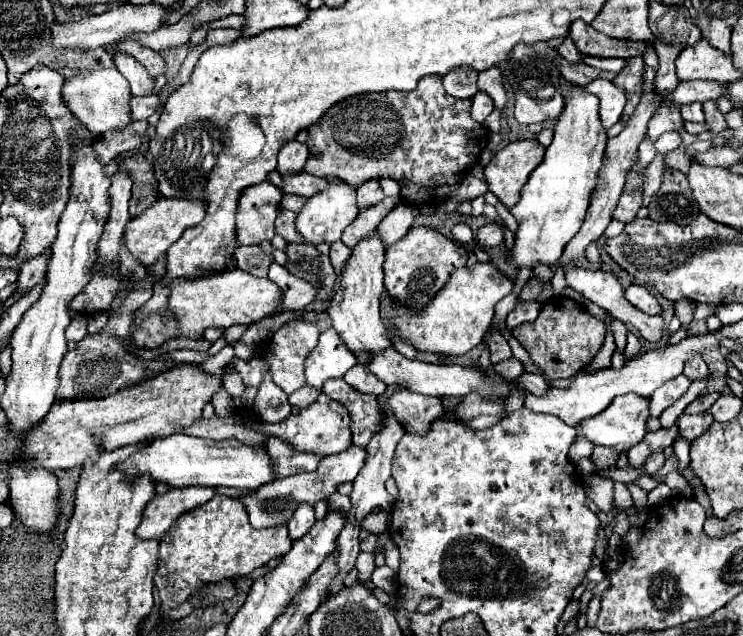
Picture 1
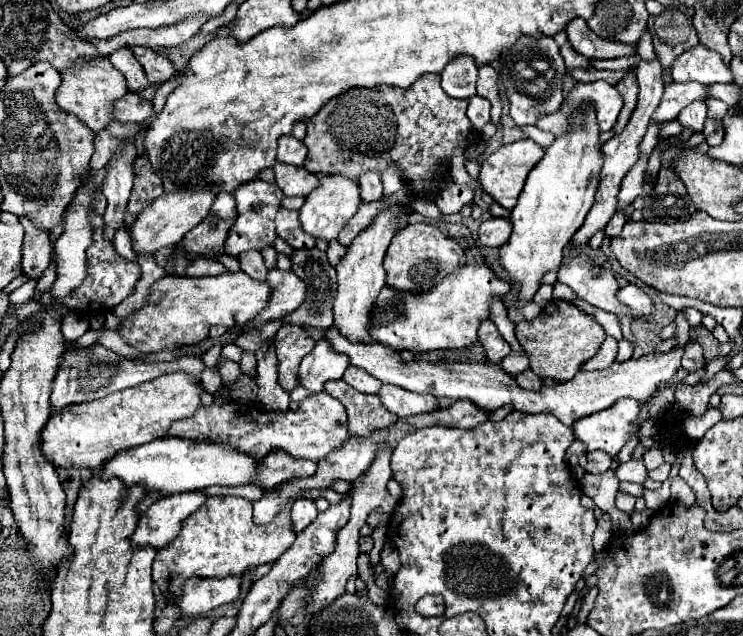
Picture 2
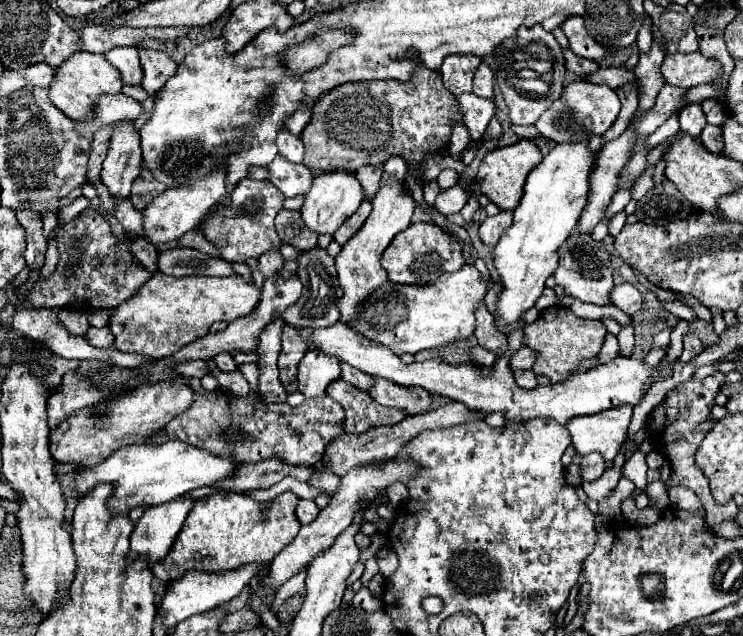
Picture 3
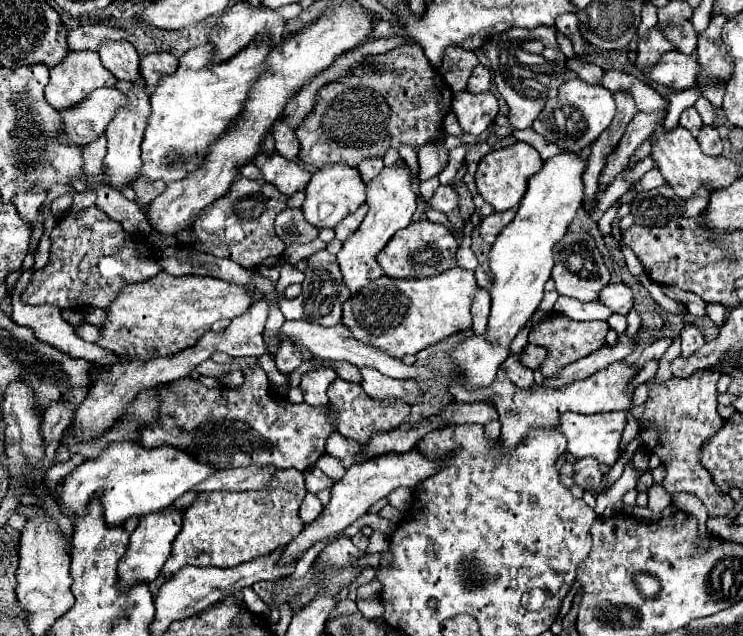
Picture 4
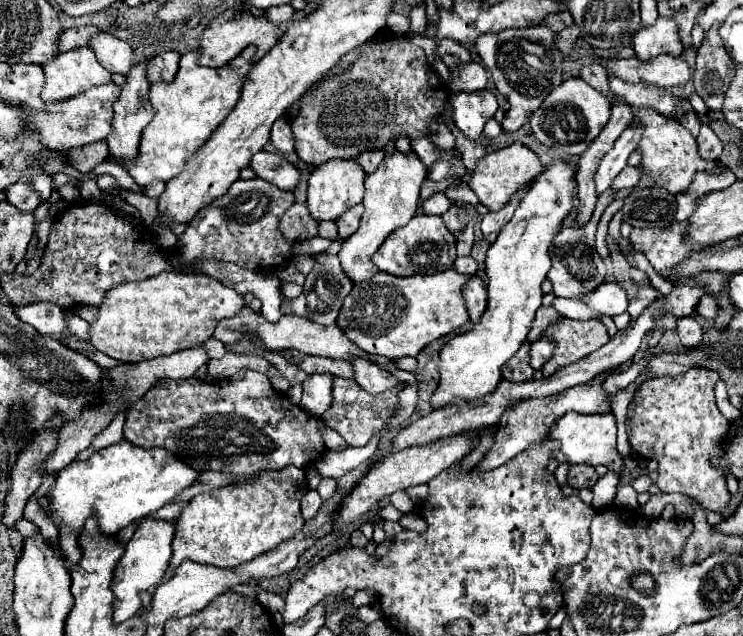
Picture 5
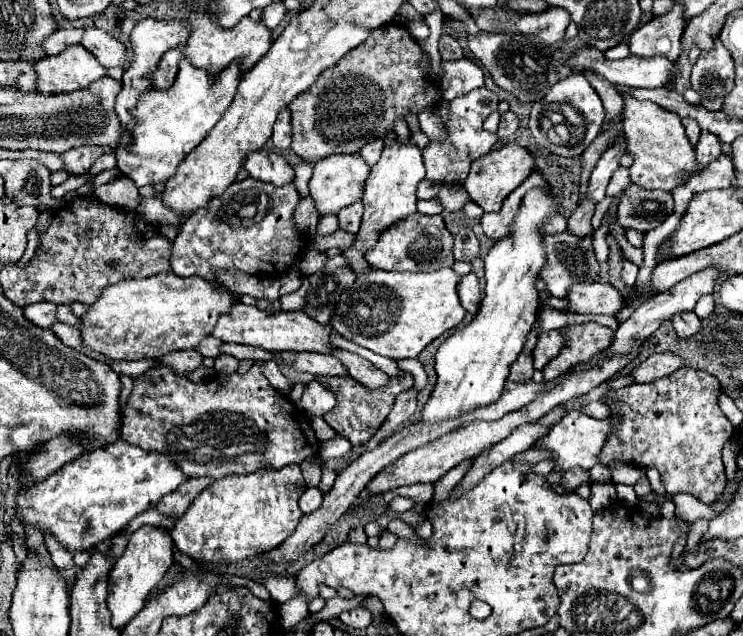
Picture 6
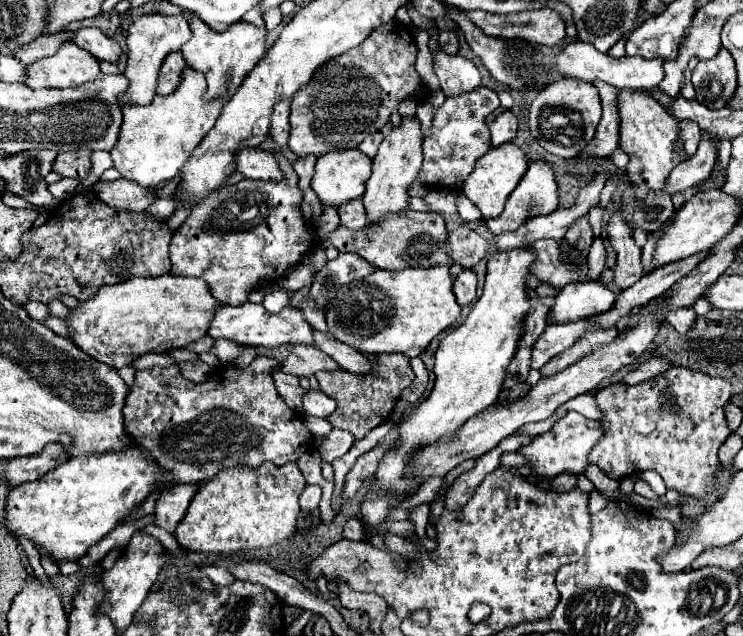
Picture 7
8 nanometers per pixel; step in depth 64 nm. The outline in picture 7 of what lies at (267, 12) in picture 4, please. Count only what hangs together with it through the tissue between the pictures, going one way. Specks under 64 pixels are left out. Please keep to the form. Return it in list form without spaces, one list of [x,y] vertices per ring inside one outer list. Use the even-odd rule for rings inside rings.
[[[192,16],[190,28],[192,28],[192,38],[182,46],[182,54],[184,54],[184,60],[188,62],[188,66],[194,68],[196,72],[204,74],[204,78],[208,80],[208,90],[204,94],[204,100],[208,102],[208,100],[216,100],[220,96],[232,96],[234,90],[244,82],[244,78],[250,74],[250,70],[264,56],[266,34],[248,22],[236,22],[228,30],[218,34],[212,28],[208,28],[198,16]]]

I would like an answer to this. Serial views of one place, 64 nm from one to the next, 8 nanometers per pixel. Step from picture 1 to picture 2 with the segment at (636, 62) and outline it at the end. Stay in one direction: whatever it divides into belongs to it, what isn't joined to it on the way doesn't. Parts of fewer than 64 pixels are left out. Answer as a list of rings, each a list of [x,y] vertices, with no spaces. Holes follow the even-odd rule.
[[[630,70],[630,72],[628,72],[628,76],[626,76],[622,82],[618,82],[618,84],[616,84],[616,90],[620,92],[620,96],[622,96],[622,100],[624,100],[624,108],[622,108],[620,116],[618,116],[618,120],[616,120],[616,126],[612,128],[612,132],[614,132],[614,134],[620,134],[620,132],[624,130],[624,126],[628,124],[632,110],[636,108],[638,84],[636,84],[634,70]]]

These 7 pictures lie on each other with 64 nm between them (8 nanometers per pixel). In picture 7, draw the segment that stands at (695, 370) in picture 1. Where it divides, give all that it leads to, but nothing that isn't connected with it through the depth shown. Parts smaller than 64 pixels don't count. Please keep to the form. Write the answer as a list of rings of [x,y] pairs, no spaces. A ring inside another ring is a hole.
[[[680,308],[680,310],[670,310],[668,316],[666,316],[666,322],[672,324],[680,334],[686,334],[692,324],[696,320],[696,314],[692,308]]]

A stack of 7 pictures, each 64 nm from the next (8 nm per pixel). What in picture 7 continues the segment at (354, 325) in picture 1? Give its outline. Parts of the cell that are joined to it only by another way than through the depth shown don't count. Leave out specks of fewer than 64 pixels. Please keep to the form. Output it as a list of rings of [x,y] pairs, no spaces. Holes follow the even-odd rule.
[[[404,116],[400,126],[392,128],[390,136],[386,136],[380,144],[372,166],[372,176],[366,182],[366,192],[362,196],[368,212],[368,224],[382,220],[388,212],[400,212],[408,208],[408,186],[416,180],[422,166],[422,138],[424,134],[420,120],[416,116]]]

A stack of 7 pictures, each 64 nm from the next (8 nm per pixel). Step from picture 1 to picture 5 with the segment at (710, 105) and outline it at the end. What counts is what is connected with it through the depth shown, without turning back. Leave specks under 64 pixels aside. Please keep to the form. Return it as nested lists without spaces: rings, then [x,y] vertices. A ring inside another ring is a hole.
[[[702,126],[700,128],[700,136],[698,140],[698,148],[700,148],[700,156],[704,160],[718,160],[722,154],[722,140],[712,132],[710,126]]]

